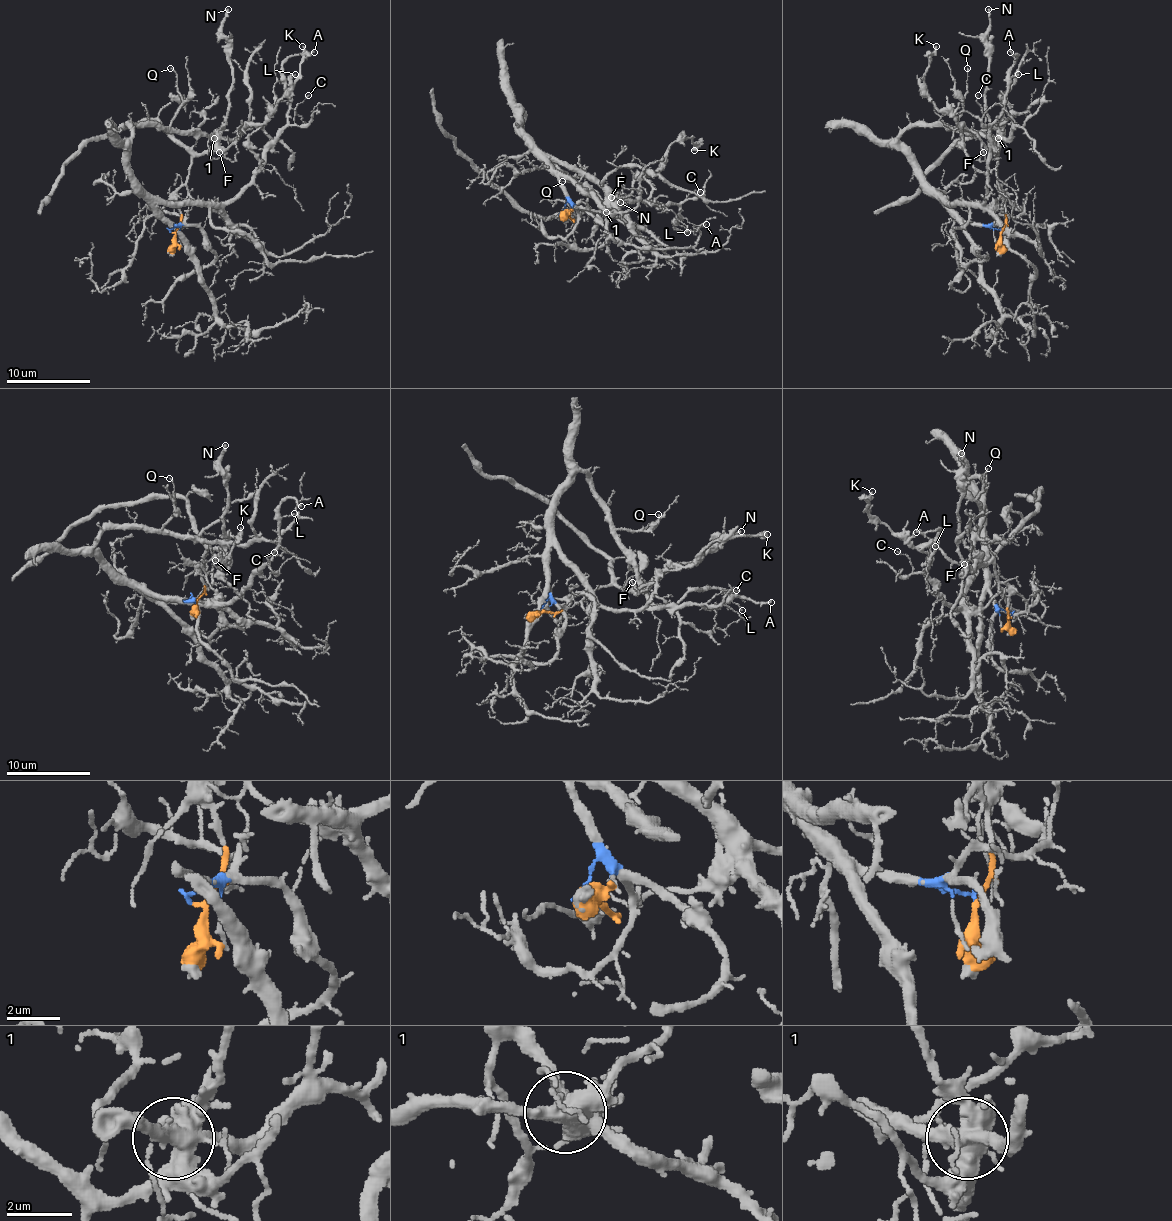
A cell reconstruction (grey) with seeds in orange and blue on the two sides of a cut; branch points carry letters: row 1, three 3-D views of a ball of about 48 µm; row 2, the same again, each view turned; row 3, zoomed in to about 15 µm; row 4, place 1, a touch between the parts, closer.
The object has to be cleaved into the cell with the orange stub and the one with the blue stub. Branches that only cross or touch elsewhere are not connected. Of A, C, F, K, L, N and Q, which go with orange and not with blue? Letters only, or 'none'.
F, K, N

